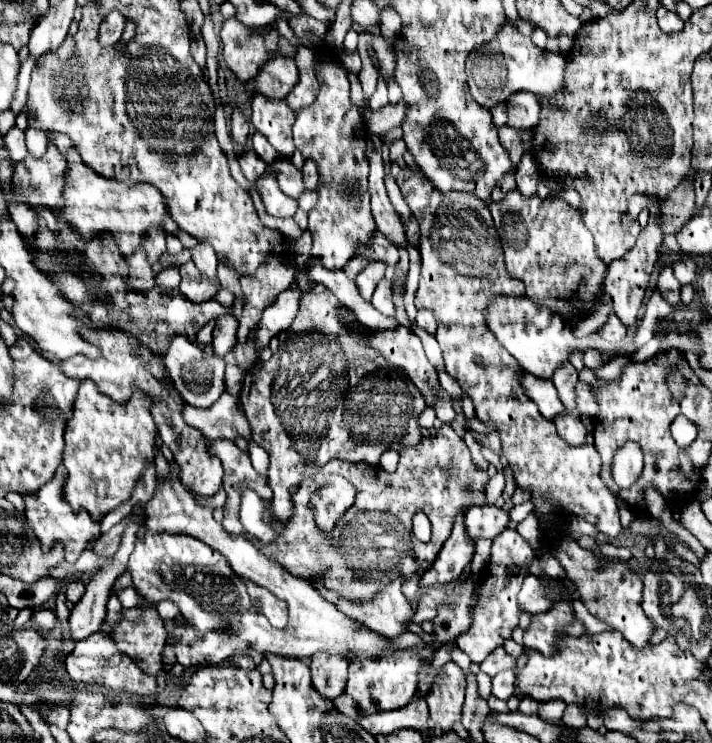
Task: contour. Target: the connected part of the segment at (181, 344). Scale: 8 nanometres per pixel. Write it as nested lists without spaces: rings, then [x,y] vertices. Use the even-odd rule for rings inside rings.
[[[174,335],[168,351],[164,353],[164,365],[176,381],[176,389],[182,395],[182,399],[192,405],[192,407],[202,407],[208,409],[224,391],[224,361],[218,359],[216,355],[202,355],[202,351],[196,345],[190,345],[188,339],[182,335]]]

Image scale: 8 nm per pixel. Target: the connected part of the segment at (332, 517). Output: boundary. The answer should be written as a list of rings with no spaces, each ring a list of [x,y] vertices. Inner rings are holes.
[[[332,475],[326,479],[324,487],[310,497],[310,509],[314,513],[314,521],[324,531],[332,531],[340,517],[354,505],[356,489],[354,485],[340,477]]]

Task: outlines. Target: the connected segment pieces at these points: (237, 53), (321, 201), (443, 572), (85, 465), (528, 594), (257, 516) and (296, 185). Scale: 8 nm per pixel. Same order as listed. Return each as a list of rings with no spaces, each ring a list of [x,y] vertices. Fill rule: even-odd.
[[[236,17],[226,19],[220,31],[220,39],[228,69],[244,83],[254,79],[262,69],[264,61],[268,61],[276,51],[278,37],[280,35],[276,29],[266,35],[256,35]]]
[[[320,47],[316,57],[320,57],[314,63],[320,93],[310,107],[296,113],[292,131],[296,149],[304,159],[316,161],[320,173],[318,203],[310,211],[310,259],[320,259],[326,269],[344,269],[344,265],[354,259],[362,247],[372,243],[376,231],[368,193],[366,140],[369,136],[360,109],[350,101],[348,71],[336,59],[330,59],[334,55],[326,47]]]
[[[464,513],[456,515],[454,519],[454,529],[444,547],[440,549],[434,565],[422,575],[420,587],[430,587],[430,585],[446,585],[454,583],[460,579],[464,567],[472,561],[474,557],[474,541],[470,541],[466,533],[466,523],[464,523]]]
[[[90,379],[80,383],[72,417],[66,423],[62,453],[68,471],[64,497],[72,509],[86,509],[94,521],[100,521],[108,511],[130,499],[144,465],[154,459],[156,425],[148,401],[148,395],[134,389],[128,401],[116,403],[102,395]]]
[[[528,575],[522,583],[522,589],[518,593],[518,607],[524,613],[536,615],[536,613],[546,613],[552,603],[546,601],[546,597],[542,597],[542,581],[534,575]]]
[[[245,489],[241,497],[240,522],[248,533],[268,545],[270,541],[274,541],[274,529],[262,520],[264,510],[265,505],[258,495]]]
[[[276,159],[268,165],[268,171],[272,175],[276,175],[278,187],[282,193],[286,193],[292,199],[298,199],[298,195],[304,191],[304,183],[302,183],[302,173],[286,159]]]

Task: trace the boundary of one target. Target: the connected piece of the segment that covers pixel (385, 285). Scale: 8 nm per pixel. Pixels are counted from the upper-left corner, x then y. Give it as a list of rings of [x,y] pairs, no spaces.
[[[382,279],[378,283],[378,289],[374,291],[372,305],[386,317],[396,317],[396,305],[392,301],[392,283],[388,279]]]

